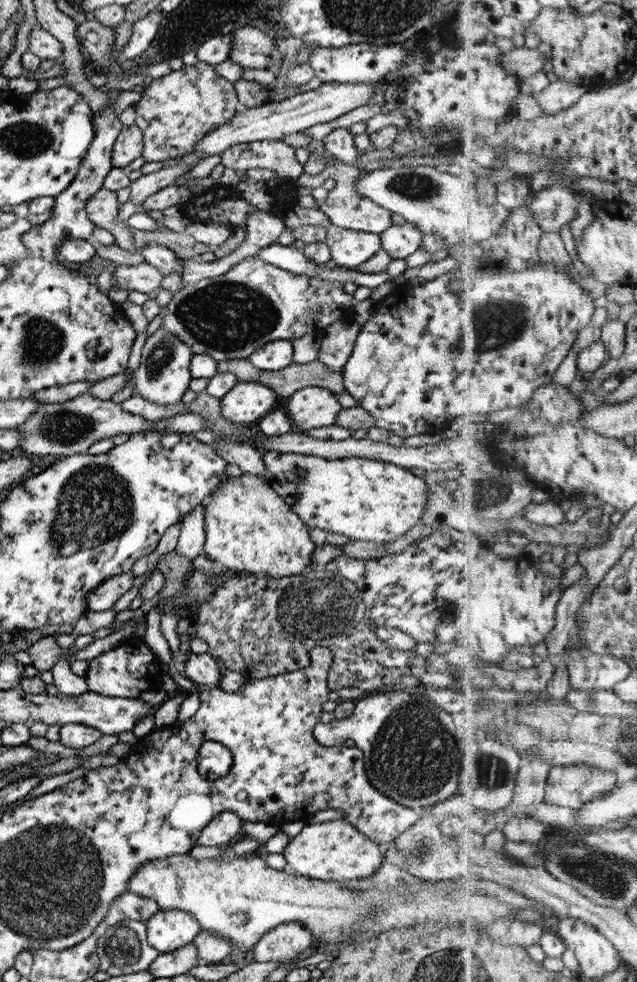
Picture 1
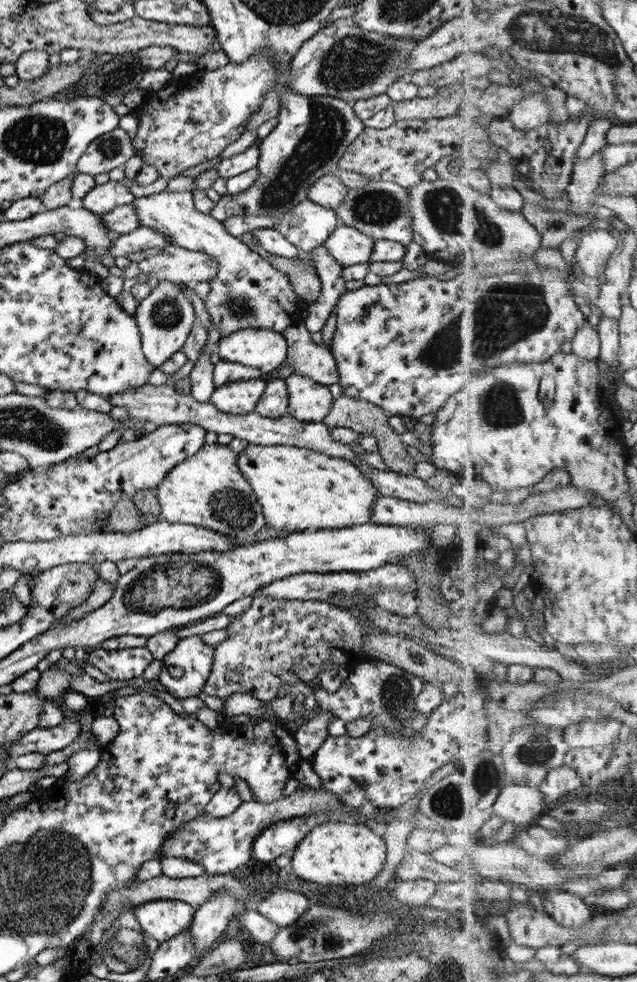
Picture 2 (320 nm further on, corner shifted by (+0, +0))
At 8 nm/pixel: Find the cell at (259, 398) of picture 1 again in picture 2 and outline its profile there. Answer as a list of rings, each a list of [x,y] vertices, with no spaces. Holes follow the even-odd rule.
[[[245,379],[224,382],[214,387],[209,402],[220,412],[237,415],[254,411],[255,404],[263,394],[266,382],[261,379]]]

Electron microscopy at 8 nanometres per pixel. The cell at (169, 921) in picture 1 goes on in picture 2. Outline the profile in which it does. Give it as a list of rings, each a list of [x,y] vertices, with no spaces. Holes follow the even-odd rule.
[[[155,899],[136,905],[131,911],[137,924],[160,943],[189,927],[195,908],[177,899]]]

